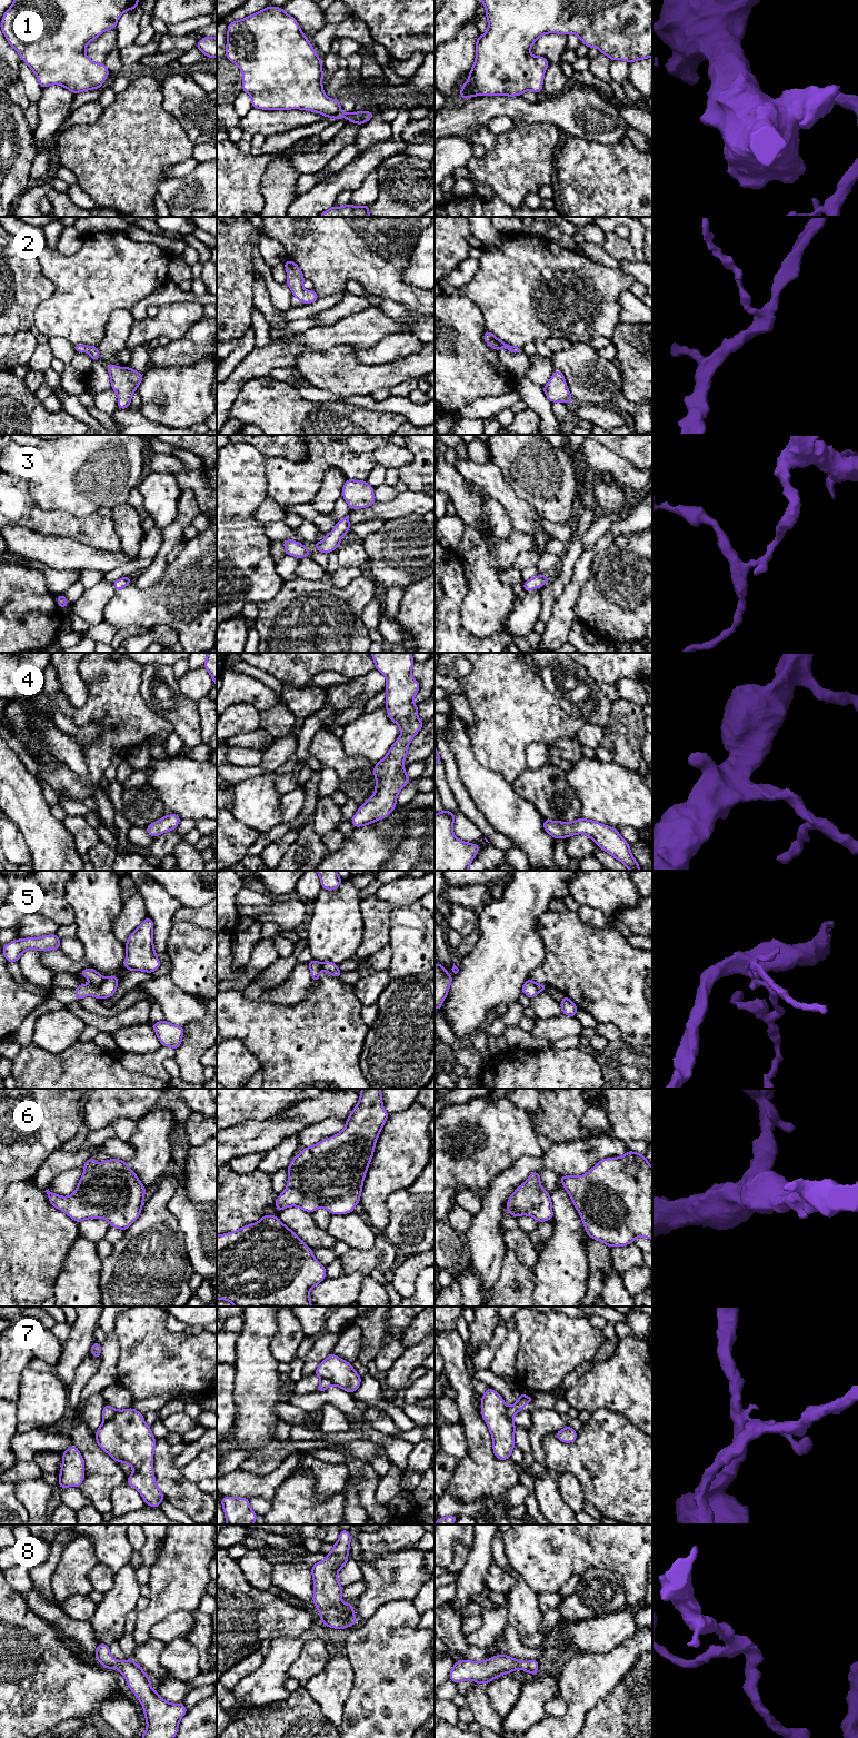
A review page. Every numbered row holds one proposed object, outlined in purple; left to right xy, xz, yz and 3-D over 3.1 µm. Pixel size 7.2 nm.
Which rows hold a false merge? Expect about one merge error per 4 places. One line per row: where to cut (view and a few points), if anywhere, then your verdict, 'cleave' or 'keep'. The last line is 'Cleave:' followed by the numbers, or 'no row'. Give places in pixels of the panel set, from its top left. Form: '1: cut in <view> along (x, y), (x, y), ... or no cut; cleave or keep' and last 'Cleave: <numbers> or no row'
1: no cut; keep
2: no cut; keep
3: no cut; keep
4: no cut; keep
5: cut in xy along (105, 979), (98, 985), (91, 985); cleave
6: no cut; keep
7: cut in xy along (116, 1410), (110, 1418), (103, 1421); cleave
8: no cut; keep
Cleave: 5, 7

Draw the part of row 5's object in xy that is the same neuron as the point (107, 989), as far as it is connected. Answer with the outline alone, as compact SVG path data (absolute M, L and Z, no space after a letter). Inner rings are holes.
M116 975L106 977L99 986L80 984L77 989L74 989L76 999L77 1001L80 1001L88 995L94 996L98 1000L111 997L116 993L118 984L119 981Z

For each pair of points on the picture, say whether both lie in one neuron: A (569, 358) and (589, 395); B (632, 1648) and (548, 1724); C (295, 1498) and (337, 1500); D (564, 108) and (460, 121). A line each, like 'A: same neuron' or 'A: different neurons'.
A: same neuron
B: same neuron
C: same neuron
D: same neuron

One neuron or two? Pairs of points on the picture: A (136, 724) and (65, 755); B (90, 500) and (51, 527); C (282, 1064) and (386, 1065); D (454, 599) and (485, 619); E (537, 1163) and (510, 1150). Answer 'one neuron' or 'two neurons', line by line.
A: two neurons
B: two neurons
C: two neurons
D: two neurons
E: two neurons

